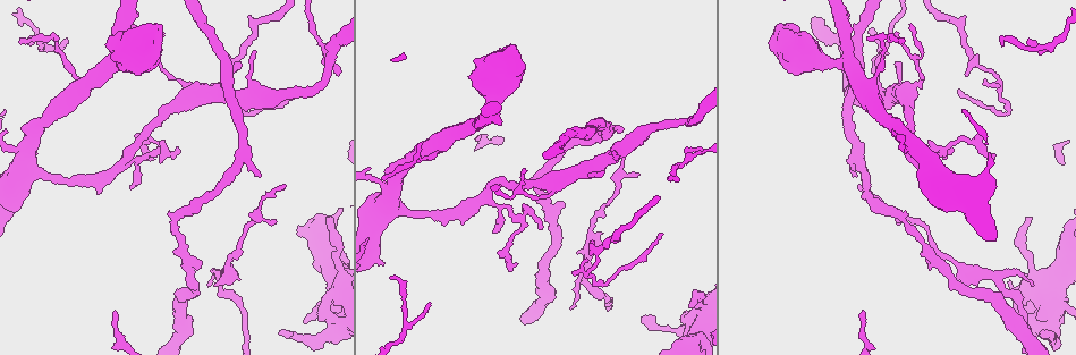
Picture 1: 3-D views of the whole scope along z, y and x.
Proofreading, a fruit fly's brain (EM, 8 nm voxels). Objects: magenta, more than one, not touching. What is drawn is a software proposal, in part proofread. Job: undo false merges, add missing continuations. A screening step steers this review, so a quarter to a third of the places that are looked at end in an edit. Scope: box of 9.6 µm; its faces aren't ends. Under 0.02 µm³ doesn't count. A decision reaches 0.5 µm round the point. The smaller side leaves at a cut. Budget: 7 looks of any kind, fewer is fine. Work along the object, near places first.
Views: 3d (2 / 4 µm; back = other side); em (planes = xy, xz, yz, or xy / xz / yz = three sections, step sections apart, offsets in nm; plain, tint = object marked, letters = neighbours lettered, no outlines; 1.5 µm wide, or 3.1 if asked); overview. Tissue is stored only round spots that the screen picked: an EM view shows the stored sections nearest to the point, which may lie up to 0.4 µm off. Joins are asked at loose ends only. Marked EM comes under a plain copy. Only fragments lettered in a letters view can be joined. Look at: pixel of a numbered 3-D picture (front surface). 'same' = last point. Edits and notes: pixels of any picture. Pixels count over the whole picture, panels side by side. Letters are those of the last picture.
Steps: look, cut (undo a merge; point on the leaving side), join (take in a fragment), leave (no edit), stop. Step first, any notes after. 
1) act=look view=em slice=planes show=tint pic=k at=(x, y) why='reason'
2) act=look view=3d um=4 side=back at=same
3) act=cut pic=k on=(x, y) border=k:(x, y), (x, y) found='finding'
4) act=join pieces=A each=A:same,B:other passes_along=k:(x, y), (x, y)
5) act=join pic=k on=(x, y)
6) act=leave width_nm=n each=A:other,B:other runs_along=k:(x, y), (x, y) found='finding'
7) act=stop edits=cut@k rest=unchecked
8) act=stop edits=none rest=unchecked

act=look view=em slice=yz step=8 show=letters pic=1 at=(597, 254) why='arms part here'

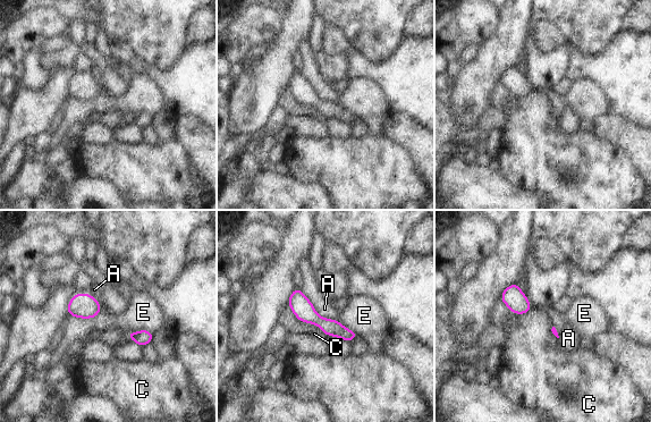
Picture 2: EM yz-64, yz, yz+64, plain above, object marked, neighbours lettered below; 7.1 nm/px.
act=leave each=A:other,C:other,E:other runs_along=2:(292, 298), (312, 318), (352, 335) found='all the same neuron'

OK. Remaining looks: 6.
act=look view=em slice=yz step=8 show=letters pic=1 at=(519, 216) why='sharp bend'

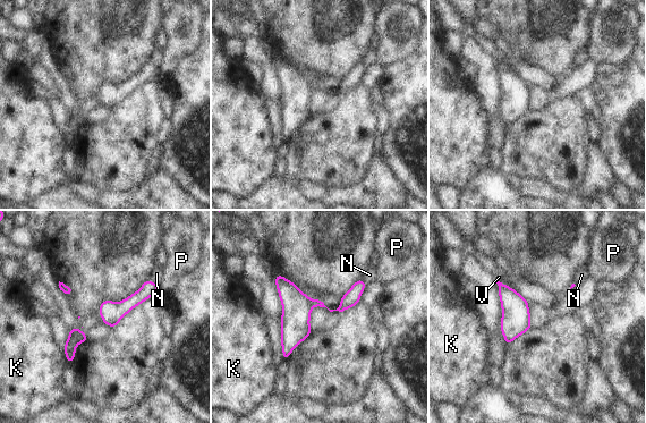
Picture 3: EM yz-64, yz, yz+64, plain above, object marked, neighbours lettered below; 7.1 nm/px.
act=leave each=K:other,N:other,P:other,V:other border=3:(62, 345), (68, 363) found='continuous, no second neuron'

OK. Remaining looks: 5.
act=look view=em slice=xz step=8 show=letters pic=1 at=(275, 221) why='branch stops here'

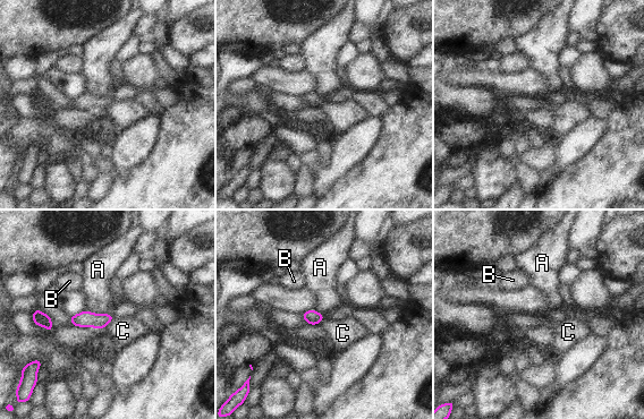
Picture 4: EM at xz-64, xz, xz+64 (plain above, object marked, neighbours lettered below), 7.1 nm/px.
act=leave width_nm=110 each=A:other,B:other,C:other found='none of them fits'

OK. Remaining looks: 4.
act=stop edits=none rest=unchecked

